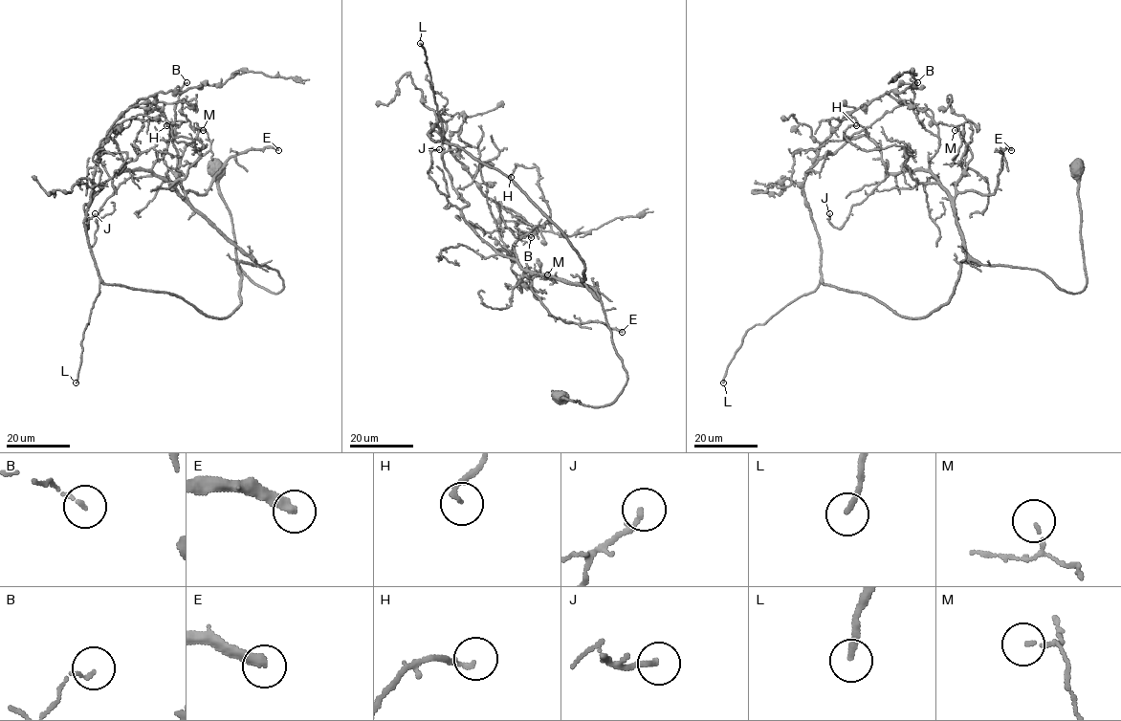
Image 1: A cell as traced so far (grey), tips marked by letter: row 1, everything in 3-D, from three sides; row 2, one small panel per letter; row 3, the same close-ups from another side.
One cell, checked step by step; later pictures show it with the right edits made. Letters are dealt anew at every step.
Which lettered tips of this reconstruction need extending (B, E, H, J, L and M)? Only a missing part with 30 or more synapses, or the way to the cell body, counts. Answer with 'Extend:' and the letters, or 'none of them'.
Extend: E, L

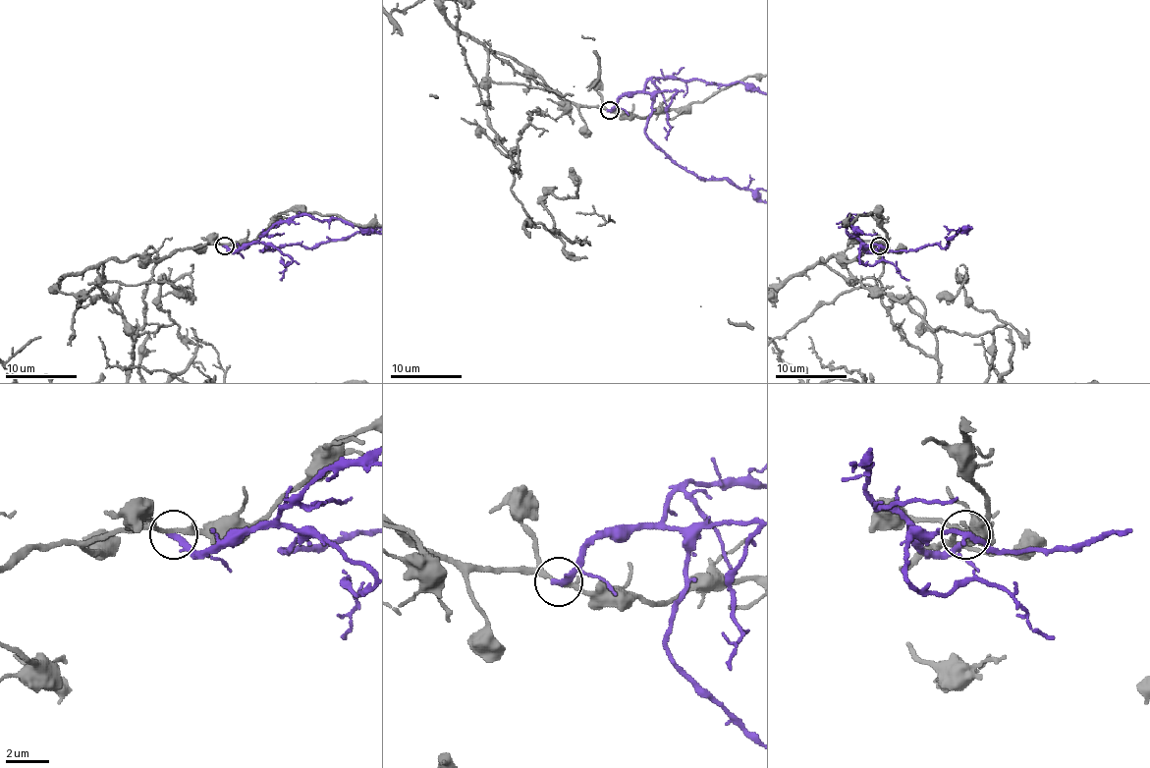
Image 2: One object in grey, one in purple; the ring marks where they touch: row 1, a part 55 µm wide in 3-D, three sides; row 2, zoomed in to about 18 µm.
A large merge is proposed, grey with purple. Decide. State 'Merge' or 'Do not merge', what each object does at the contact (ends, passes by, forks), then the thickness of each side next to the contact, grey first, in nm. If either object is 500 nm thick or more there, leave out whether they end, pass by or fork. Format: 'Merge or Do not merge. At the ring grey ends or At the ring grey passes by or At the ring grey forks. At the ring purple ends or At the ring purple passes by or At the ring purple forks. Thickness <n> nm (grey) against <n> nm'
Do not merge. At the ring grey passes by. At the ring purple ends. Thickness 220 nm (grey) against 300 nm

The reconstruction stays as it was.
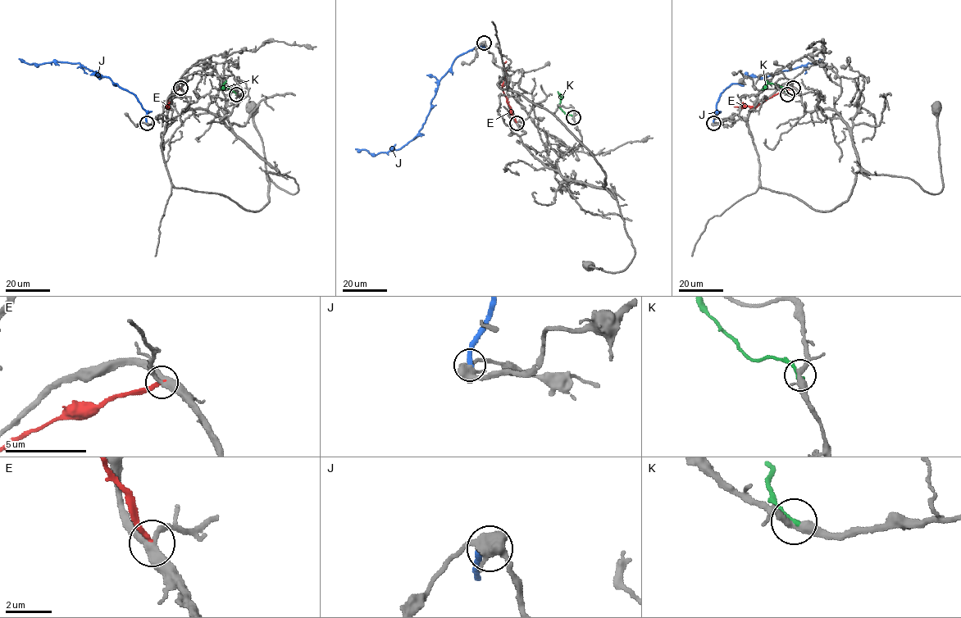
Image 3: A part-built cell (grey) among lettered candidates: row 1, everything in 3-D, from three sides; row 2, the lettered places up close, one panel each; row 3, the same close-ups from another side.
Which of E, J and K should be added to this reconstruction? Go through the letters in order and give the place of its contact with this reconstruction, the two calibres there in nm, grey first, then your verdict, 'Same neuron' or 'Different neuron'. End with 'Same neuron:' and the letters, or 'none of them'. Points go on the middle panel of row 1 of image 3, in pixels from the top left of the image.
E: Touches grey at (516, 123). Thickness 360 nm (grey) against 220 nm. Different neuron
J: Touches grey at (484, 43). Thickness 550 nm (grey) against 260 nm. Same neuron
K: Touches grey at (573, 117). Thickness 360 nm (grey) against 200 nm. Different neuron
Same neuron: J

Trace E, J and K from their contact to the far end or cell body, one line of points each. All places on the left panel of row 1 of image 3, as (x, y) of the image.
E: (180, 88), (170, 96), (166, 107), (170, 102)
J: (147, 123), (146, 111), (138, 97), (109, 77), (98, 78), (79, 63), (30, 64), (19, 59)
K: (237, 94), (224, 84), (221, 89)

